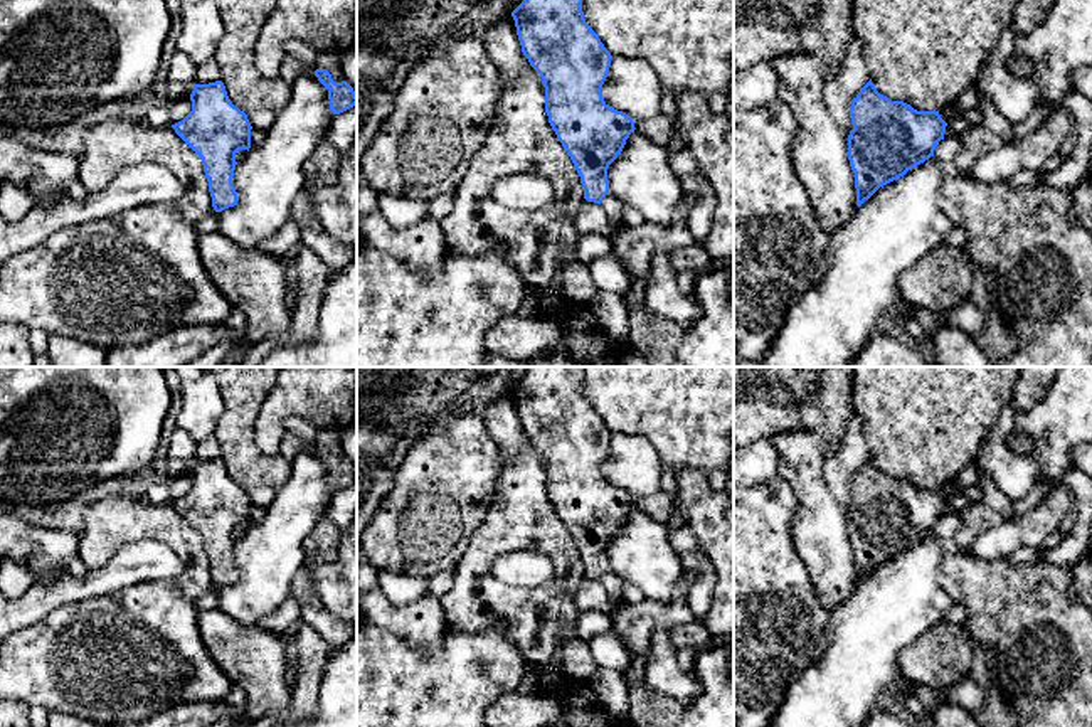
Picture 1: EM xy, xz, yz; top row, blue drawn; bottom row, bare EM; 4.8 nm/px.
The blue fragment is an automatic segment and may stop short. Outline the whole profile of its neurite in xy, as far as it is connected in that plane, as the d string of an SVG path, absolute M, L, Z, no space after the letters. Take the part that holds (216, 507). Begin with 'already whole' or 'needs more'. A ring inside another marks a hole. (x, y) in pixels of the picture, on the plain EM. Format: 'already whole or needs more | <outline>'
already whole | M222 458L195 461L192 488L172 501L175 510L200 533L209 559L212 584L222 589L237 582L232 560L236 530L251 525L251 500L227 473Z

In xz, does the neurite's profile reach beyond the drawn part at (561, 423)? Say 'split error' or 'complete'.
split error

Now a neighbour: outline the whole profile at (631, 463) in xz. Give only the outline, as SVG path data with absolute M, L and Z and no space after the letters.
M618 432L611 436L601 468L606 481L629 491L633 498L656 493L665 471L658 451L646 438Z

